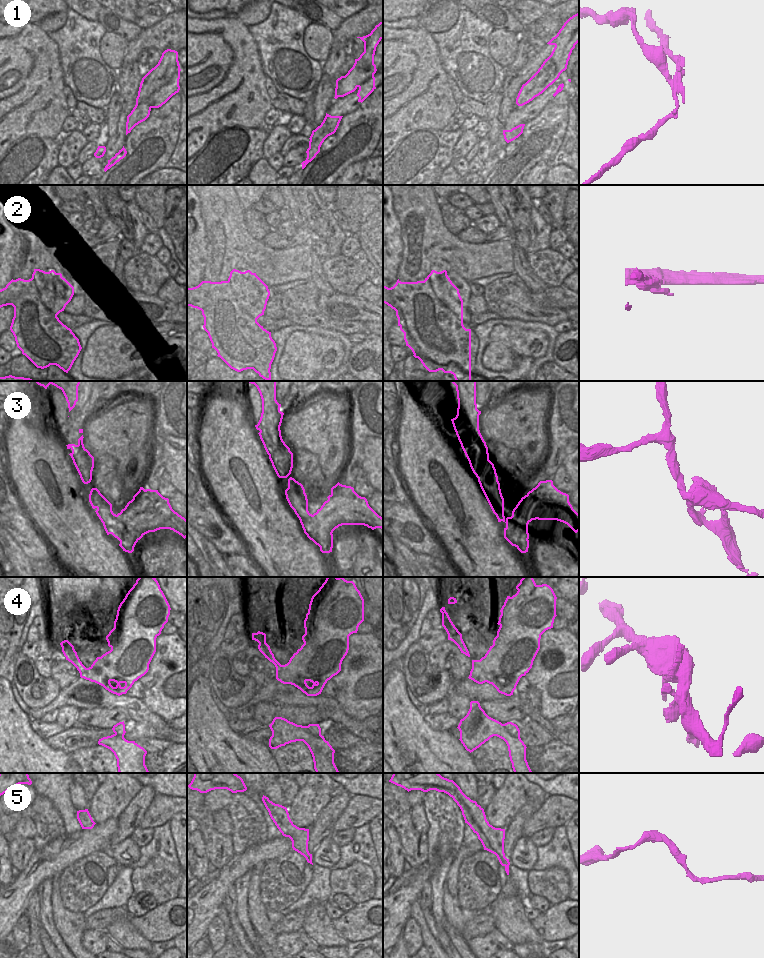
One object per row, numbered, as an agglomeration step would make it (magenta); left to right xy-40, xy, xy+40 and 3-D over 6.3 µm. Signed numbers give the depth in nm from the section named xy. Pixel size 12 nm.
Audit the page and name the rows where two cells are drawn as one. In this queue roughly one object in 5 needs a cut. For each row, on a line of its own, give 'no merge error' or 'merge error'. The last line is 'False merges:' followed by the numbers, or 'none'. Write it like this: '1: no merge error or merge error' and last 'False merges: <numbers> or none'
1: merge error
2: merge error
3: merge error
4: no merge error
5: no merge error
False merges: 1, 2, 3

